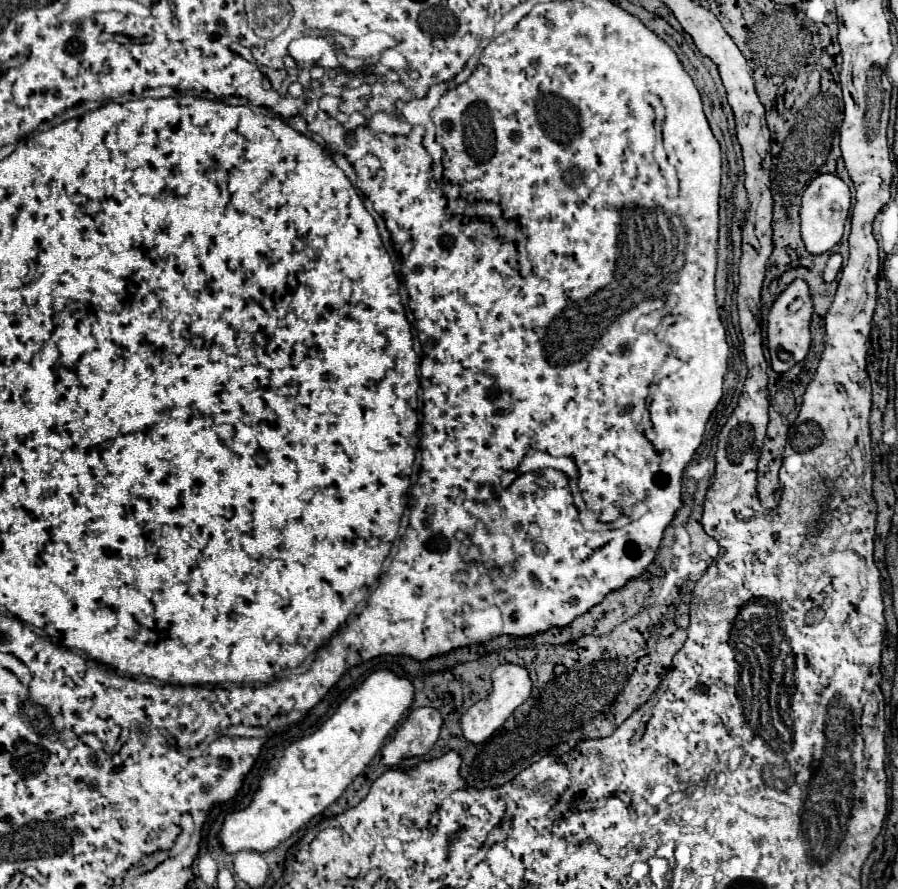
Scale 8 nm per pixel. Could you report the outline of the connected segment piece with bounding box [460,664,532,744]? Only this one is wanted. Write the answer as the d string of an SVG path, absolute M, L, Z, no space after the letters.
M500 664L492 672L492 694L488 698L476 702L472 708L468 708L468 712L460 720L460 726L462 726L462 732L464 732L466 740L478 744L478 742L484 742L486 738L490 738L490 734L494 734L506 722L508 716L528 698L530 688L532 688L530 676L522 666Z

